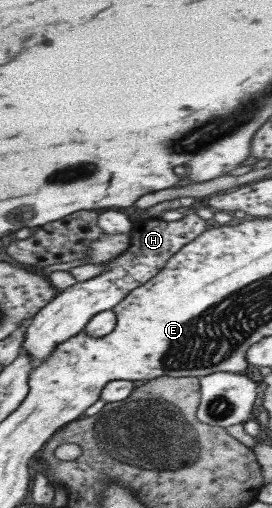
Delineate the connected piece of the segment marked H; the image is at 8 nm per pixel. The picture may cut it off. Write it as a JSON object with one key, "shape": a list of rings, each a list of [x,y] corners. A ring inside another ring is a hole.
{"shape":[[[193,206],[182,209],[182,217],[175,221],[164,221],[157,217],[145,218],[133,224],[130,242],[114,258],[104,261],[104,269],[98,275],[86,281],[77,282],[57,293],[33,317],[23,334],[22,351],[32,357],[32,364],[39,365],[53,348],[62,341],[75,337],[85,328],[85,324],[99,311],[111,310],[119,305],[125,294],[151,279],[165,262],[180,247],[201,235],[205,229],[205,220],[195,214]]]}

